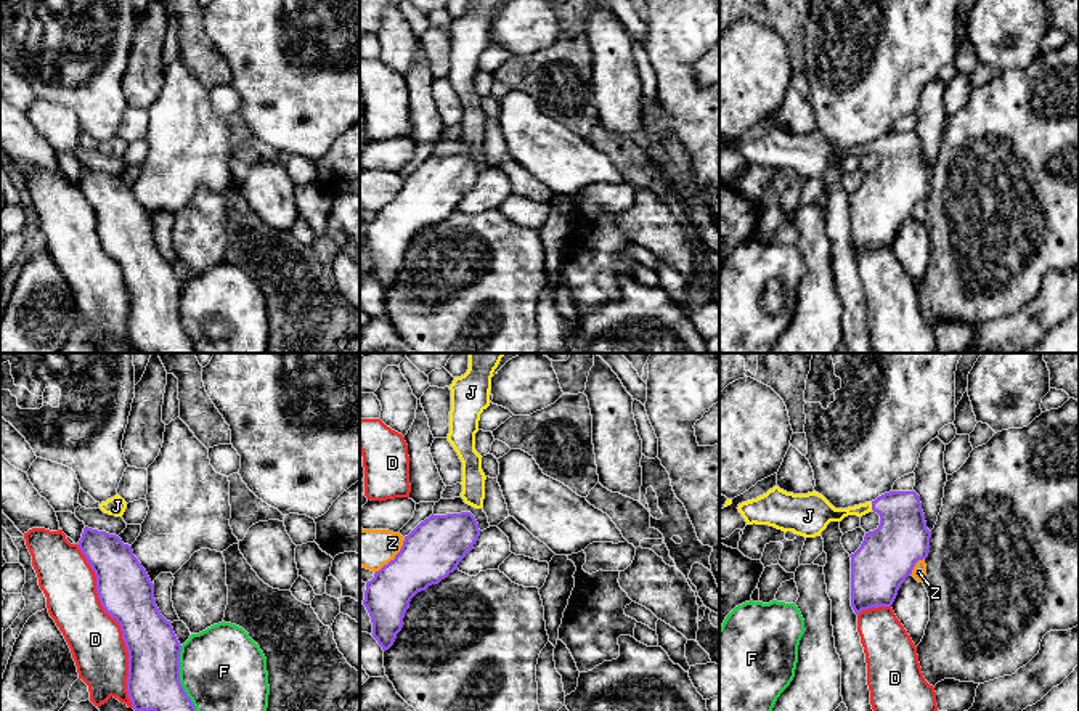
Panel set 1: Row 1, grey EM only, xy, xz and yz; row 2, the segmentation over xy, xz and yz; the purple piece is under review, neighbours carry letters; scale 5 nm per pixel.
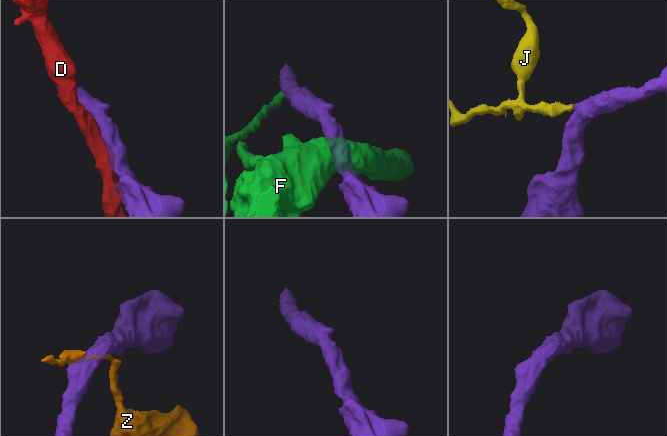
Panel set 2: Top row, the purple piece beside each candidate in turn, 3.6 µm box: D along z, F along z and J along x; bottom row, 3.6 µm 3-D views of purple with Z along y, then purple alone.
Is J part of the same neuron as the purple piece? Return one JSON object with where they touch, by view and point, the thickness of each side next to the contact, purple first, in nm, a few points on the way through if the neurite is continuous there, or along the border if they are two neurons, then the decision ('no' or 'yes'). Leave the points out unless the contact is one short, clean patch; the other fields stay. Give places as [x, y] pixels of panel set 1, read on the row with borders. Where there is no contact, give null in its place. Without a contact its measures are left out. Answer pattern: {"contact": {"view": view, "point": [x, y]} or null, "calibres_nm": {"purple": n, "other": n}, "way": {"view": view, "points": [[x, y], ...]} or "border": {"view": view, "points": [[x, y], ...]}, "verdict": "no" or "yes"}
{"contact": {"view": "yz", "point": [872, 506]}, "calibres_nm": {"purple": 280, "other": 110}, "way": {"view": "yz", "points": [[890, 552], [890, 519], [872, 506], [846, 512], [822, 511]]}, "verdict": "yes"}

